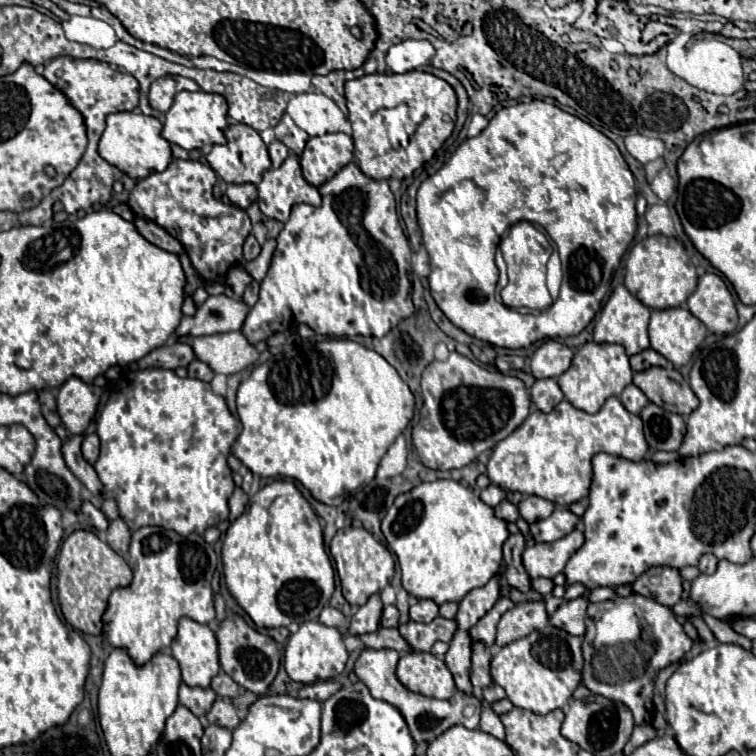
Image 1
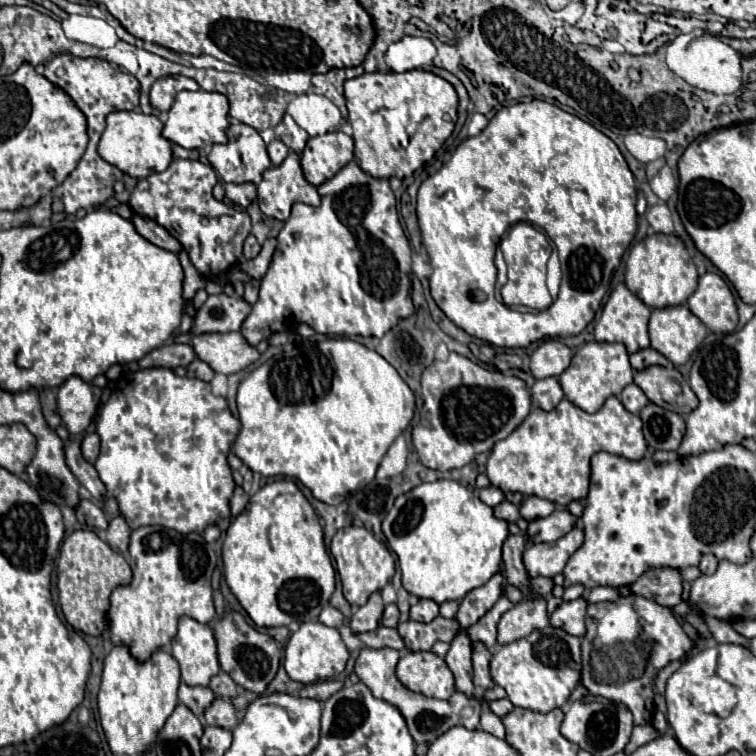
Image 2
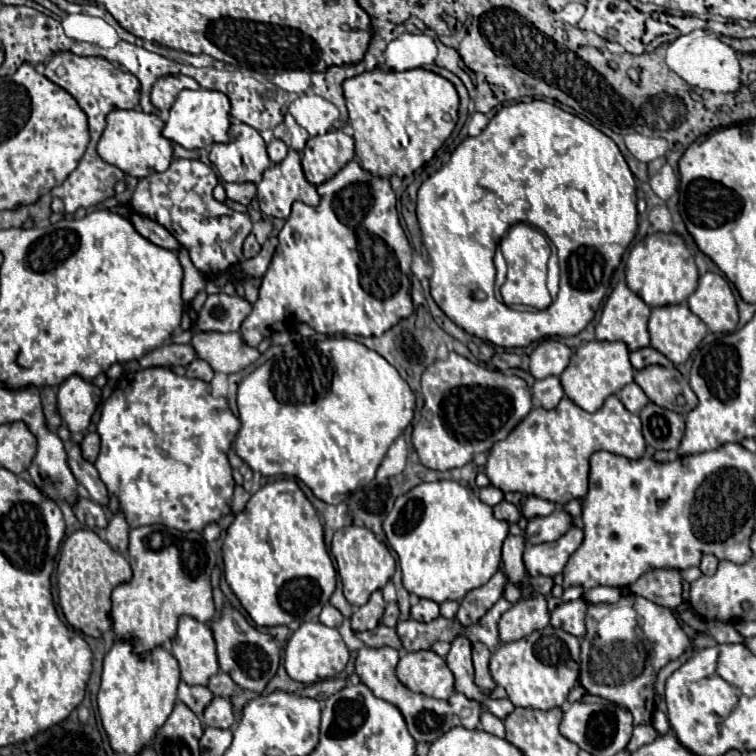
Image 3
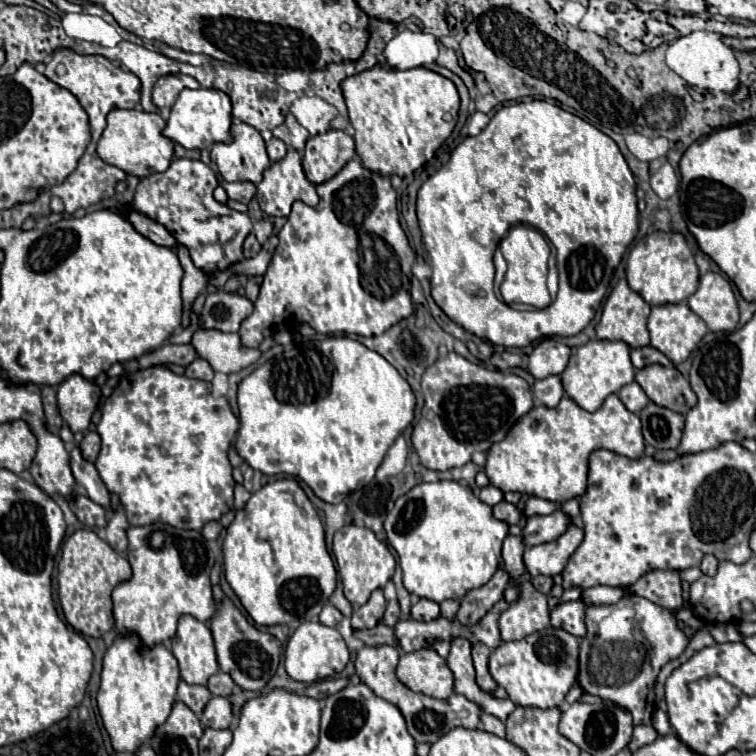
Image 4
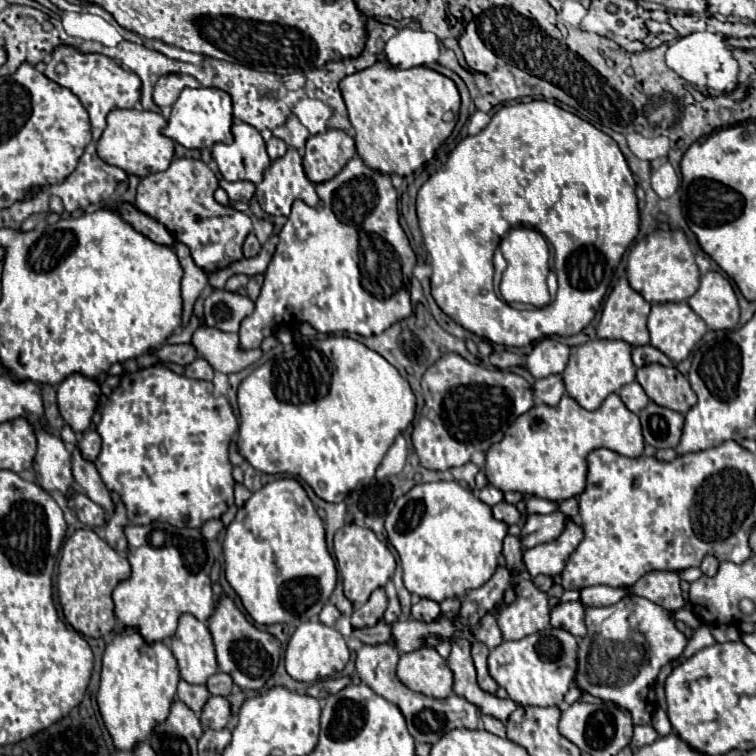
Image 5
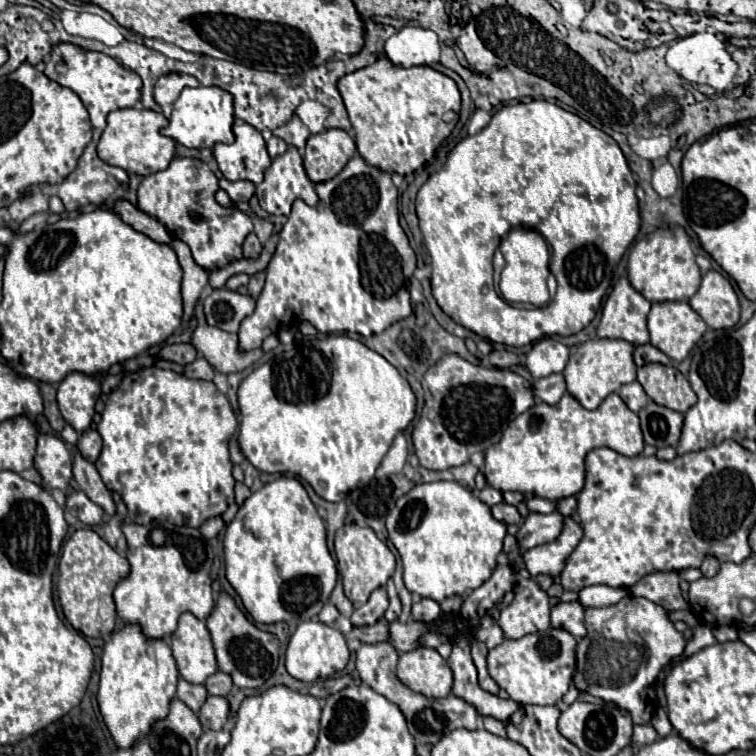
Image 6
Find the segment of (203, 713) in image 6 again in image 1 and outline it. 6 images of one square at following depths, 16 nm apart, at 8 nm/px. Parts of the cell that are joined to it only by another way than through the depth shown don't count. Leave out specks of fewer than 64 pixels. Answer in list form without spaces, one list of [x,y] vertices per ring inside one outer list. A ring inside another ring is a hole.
[[[218,698],[218,700],[212,704],[212,708],[206,712],[206,722],[208,722],[208,724],[222,726],[222,728],[228,728],[228,730],[234,730],[234,728],[240,724],[240,718],[238,718],[238,712],[236,712],[234,704],[222,702],[222,700]]]

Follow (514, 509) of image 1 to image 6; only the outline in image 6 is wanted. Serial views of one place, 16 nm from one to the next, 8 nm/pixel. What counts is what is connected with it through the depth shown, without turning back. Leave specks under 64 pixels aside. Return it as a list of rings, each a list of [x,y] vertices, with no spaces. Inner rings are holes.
[[[500,502],[500,504],[494,504],[492,508],[490,508],[490,512],[492,512],[492,516],[496,518],[496,520],[500,520],[500,522],[504,522],[504,524],[520,524],[520,512],[518,512],[518,508],[516,506],[510,506],[510,504],[506,504],[506,502]]]

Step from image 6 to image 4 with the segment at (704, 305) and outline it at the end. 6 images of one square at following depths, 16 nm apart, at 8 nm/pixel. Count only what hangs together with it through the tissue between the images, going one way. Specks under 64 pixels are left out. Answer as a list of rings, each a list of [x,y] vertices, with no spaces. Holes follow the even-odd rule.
[[[708,272],[700,278],[698,290],[688,298],[688,306],[712,332],[734,330],[738,324],[738,302],[734,290],[718,272]]]

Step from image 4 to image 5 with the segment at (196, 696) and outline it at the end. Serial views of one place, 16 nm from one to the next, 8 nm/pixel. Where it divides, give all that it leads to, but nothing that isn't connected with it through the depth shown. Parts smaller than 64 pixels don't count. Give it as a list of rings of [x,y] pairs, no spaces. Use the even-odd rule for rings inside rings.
[[[186,680],[178,682],[178,692],[176,692],[178,700],[182,700],[194,714],[200,714],[202,706],[206,704],[206,700],[210,698],[210,692],[204,686],[194,686],[188,684]]]

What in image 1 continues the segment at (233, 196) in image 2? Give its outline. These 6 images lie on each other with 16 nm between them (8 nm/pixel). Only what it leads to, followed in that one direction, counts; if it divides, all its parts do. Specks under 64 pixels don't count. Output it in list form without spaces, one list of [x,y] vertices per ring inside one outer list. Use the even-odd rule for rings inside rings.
[[[228,184],[226,196],[230,198],[232,204],[236,204],[240,208],[248,208],[258,198],[258,192],[256,192],[254,184]]]

